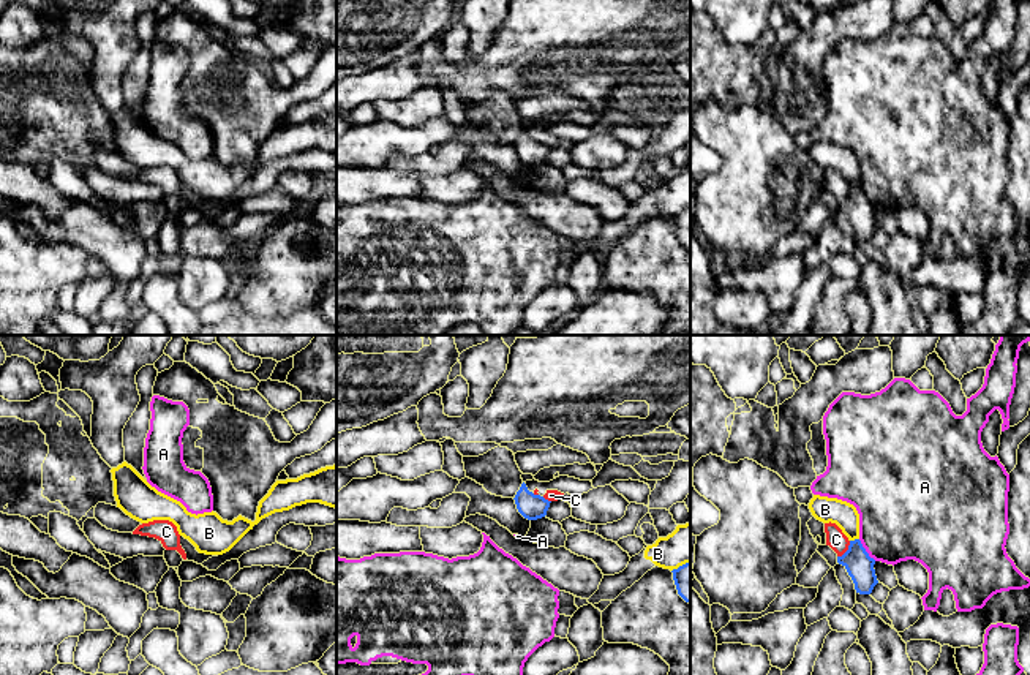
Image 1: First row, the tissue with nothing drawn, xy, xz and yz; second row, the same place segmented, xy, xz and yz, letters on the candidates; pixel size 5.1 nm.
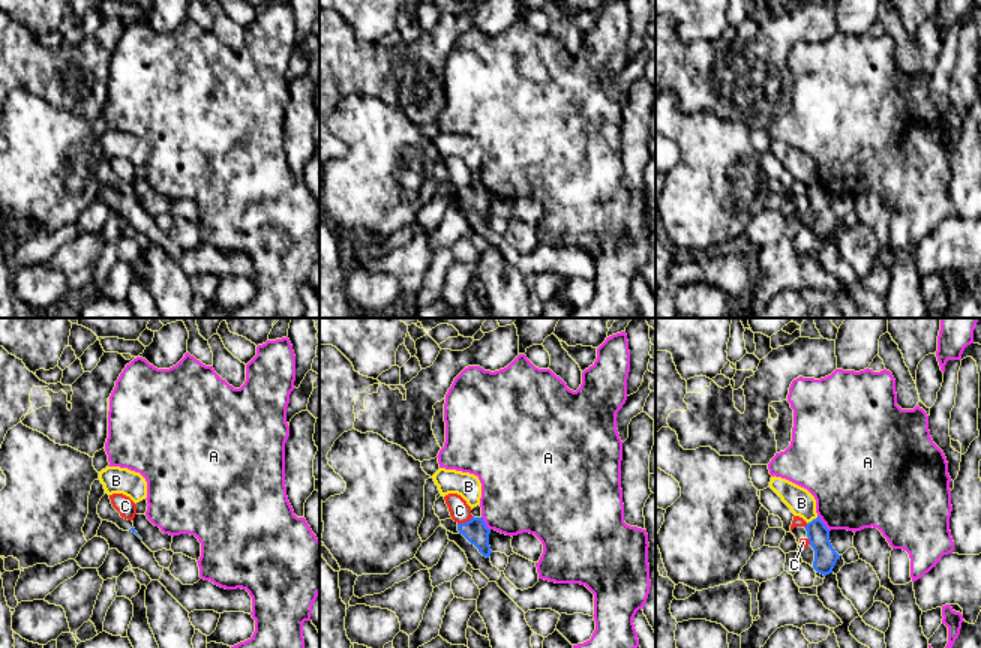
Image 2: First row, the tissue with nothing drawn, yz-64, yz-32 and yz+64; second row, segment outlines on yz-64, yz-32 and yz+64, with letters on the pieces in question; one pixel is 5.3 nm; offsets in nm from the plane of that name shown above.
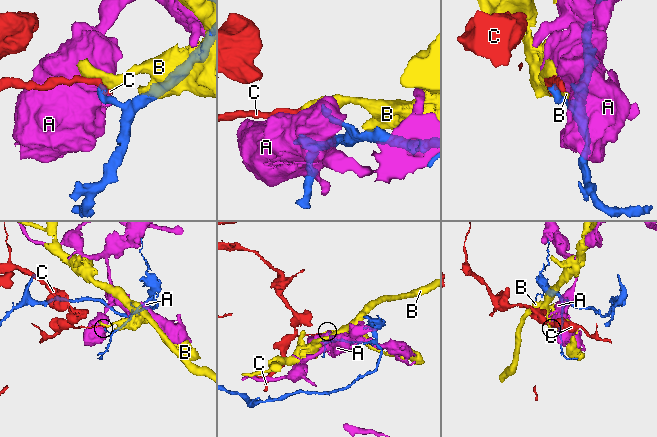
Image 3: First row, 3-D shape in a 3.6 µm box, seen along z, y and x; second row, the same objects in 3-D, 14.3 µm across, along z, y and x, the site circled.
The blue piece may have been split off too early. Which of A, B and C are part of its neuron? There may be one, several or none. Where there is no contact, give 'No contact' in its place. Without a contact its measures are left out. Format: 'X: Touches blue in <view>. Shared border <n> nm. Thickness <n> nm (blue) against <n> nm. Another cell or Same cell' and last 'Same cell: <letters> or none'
A: Touches blue in yz. Shared border 140 nm. Thickness 140 nm (blue) against 440 nm. Another cell
B: Touches blue in yz. Shared border 50 nm. Thickness 140 nm (blue) against 130 nm. Another cell
C: Touches blue in yz. Shared border 110 nm. Thickness 140 nm (blue) against 100 nm. Another cell
Same cell: none

